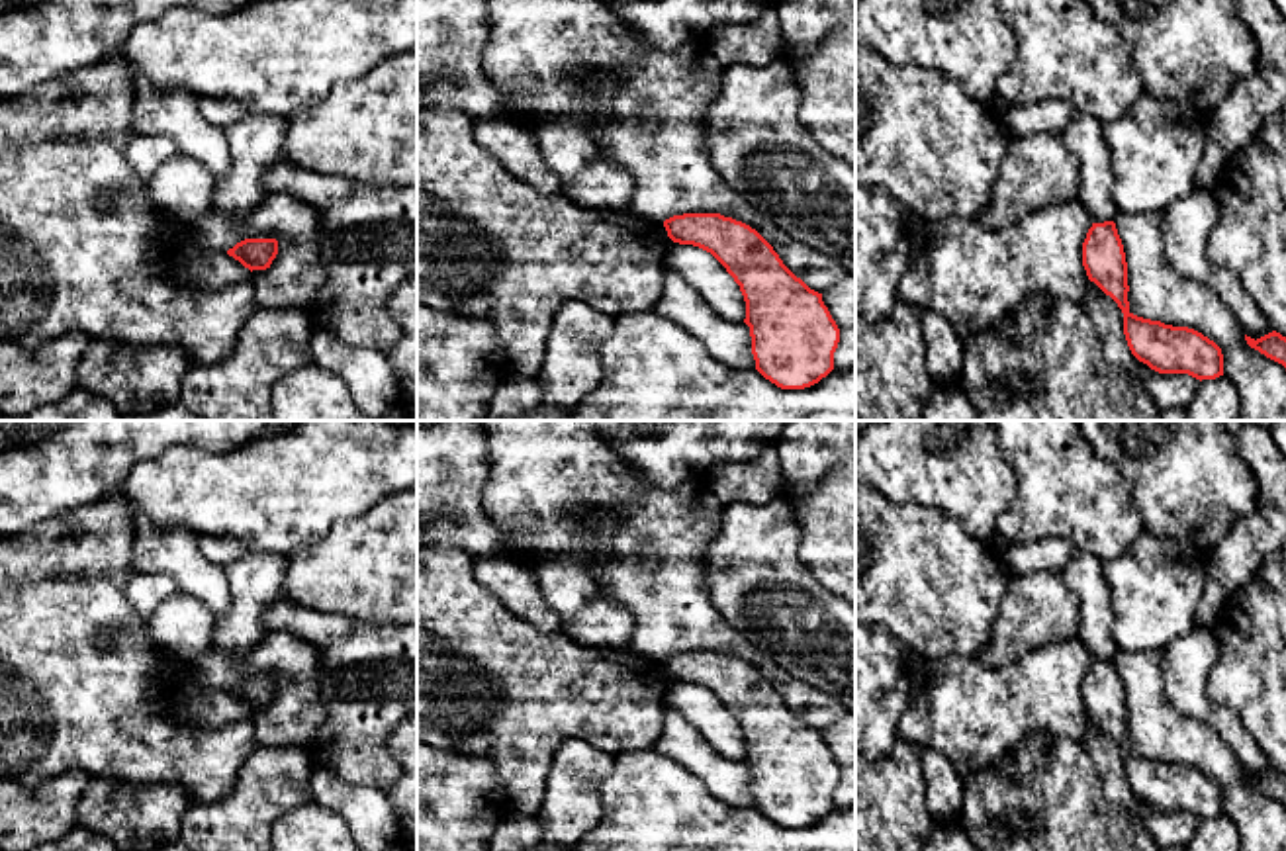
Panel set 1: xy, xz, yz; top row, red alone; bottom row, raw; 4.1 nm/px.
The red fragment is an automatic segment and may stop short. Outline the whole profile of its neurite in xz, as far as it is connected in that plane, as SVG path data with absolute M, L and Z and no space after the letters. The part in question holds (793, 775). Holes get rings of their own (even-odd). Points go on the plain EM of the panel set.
M720 651L664 659L667 675L711 691L740 724L756 808L781 828L804 828L834 808L840 767L822 732L797 716L750 663Z

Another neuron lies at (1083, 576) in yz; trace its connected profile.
M1079 554L1059 573L1079 599L1080 624L1077 638L1094 661L1114 659L1118 648L1112 634L1114 618L1108 606L1102 561L1092 554Z

